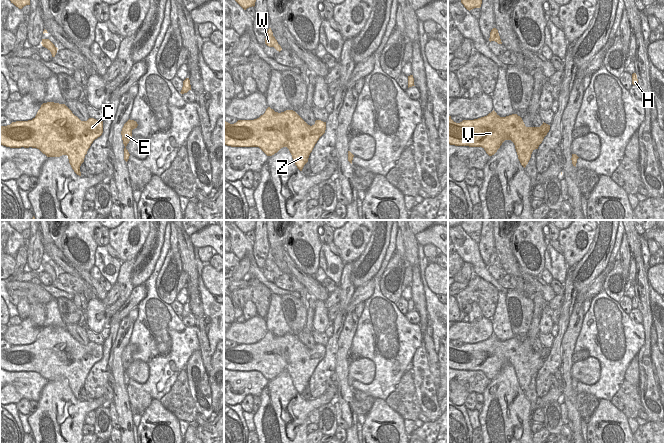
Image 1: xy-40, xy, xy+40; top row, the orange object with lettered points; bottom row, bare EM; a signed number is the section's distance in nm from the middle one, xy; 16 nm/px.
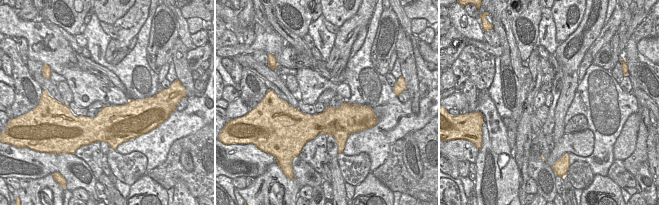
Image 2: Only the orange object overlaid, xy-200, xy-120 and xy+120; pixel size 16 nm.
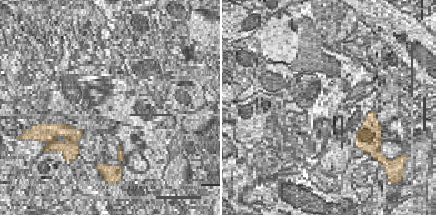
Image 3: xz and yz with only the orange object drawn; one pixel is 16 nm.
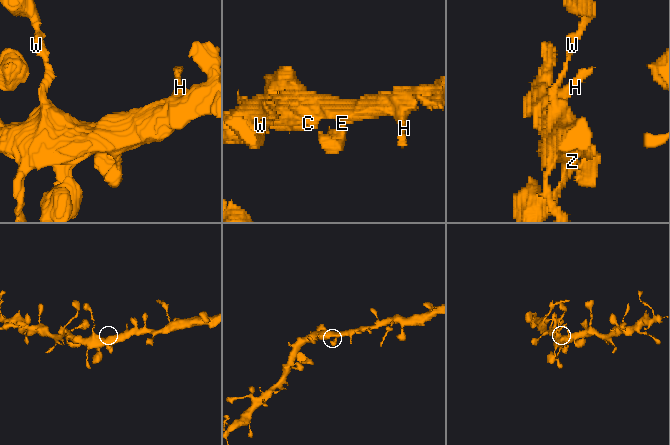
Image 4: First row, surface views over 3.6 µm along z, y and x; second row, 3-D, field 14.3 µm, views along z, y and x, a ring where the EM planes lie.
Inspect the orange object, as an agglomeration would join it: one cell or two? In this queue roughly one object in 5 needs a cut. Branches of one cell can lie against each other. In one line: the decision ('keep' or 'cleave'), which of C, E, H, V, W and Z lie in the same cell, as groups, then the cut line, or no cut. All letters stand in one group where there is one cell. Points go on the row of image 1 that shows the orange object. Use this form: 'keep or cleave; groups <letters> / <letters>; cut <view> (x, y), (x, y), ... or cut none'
keep; groups C E H V W Z; cut none

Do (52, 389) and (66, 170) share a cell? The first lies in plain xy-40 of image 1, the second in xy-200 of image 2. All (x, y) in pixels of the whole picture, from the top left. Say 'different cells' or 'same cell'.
different cells

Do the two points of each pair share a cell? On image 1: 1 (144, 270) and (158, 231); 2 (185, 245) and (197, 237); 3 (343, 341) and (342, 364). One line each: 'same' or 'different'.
1: same
2: different
3: same

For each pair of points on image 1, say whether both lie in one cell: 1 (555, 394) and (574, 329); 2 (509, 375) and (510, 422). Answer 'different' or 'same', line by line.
1: different
2: same

